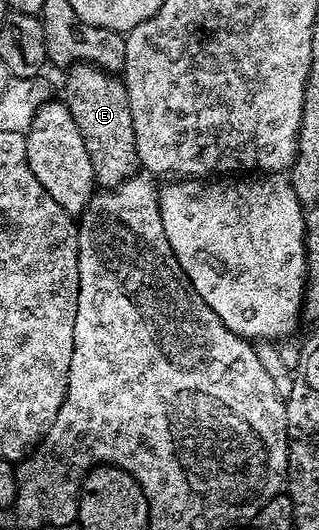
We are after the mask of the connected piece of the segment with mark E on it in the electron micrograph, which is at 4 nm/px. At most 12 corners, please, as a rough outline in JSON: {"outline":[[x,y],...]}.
{"outline":[[86,62],[68,67],[63,101],[112,188],[138,173],[124,81]]}

